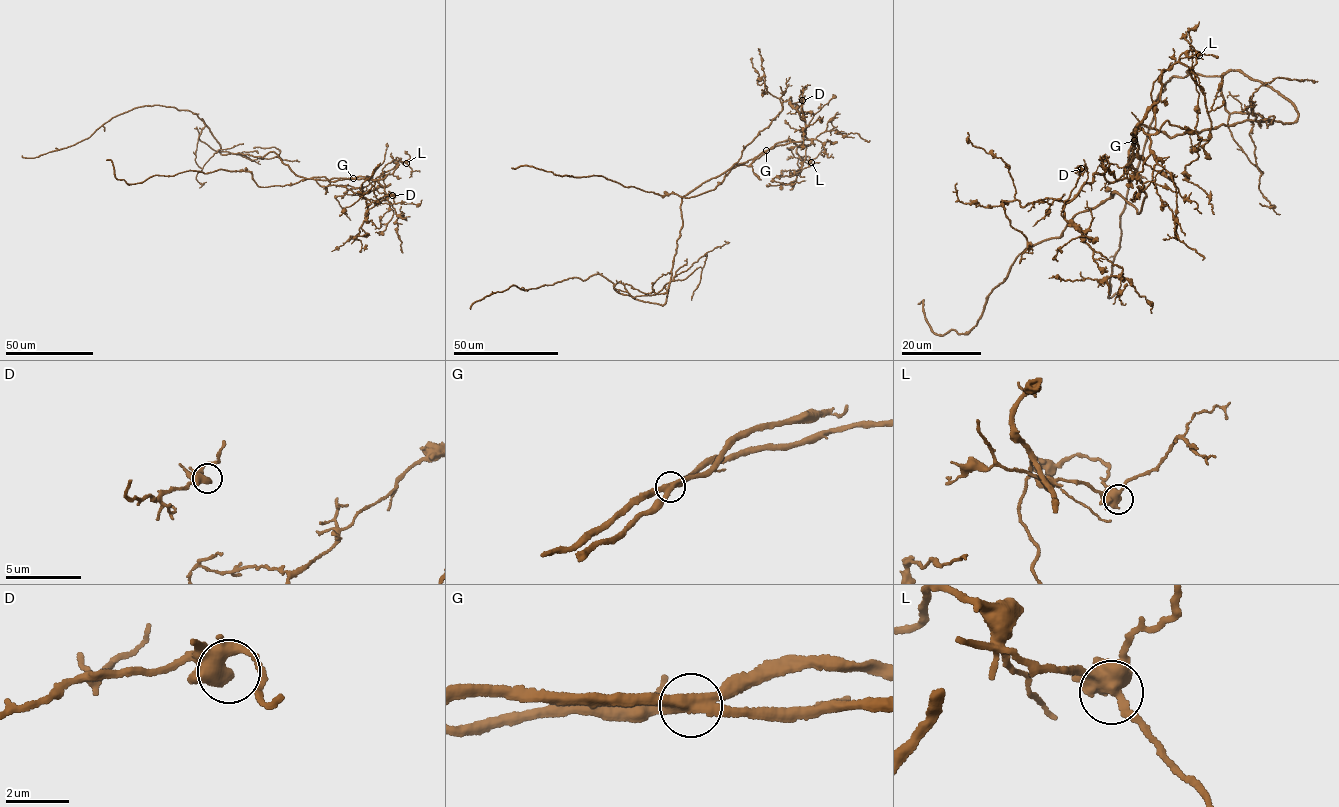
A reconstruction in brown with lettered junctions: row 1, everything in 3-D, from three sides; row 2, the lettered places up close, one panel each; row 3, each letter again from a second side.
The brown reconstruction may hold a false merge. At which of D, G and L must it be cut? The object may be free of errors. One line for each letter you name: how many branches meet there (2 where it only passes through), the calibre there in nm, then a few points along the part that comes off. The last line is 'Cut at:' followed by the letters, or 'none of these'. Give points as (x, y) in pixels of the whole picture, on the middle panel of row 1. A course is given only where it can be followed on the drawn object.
G: branches 4; calibre 360 nm; course (767, 150), (734, 166), (713, 189), (688, 197), (600, 175), (511, 168)
Cut at: G

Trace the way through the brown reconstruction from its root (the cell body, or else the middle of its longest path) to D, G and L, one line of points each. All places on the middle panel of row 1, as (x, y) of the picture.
D: (681, 226), (682, 198), (738, 161), (742, 150), (782, 110), (783, 102), (790, 97), (793, 103), (802, 100)
G: (681, 226), (682, 198), (734, 164), (753, 159), (767, 150)
L: (681, 226), (682, 198), (776, 144), (793, 140), (800, 146), (796, 149), (799, 158), (811, 162)

